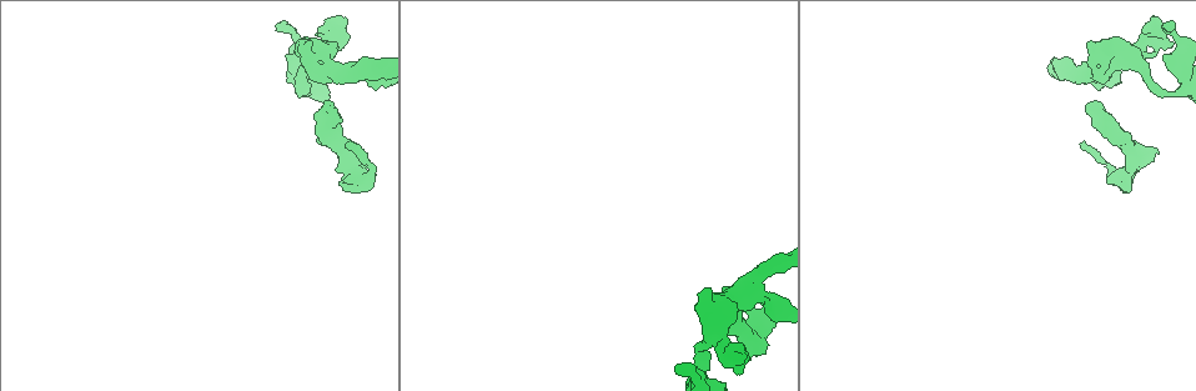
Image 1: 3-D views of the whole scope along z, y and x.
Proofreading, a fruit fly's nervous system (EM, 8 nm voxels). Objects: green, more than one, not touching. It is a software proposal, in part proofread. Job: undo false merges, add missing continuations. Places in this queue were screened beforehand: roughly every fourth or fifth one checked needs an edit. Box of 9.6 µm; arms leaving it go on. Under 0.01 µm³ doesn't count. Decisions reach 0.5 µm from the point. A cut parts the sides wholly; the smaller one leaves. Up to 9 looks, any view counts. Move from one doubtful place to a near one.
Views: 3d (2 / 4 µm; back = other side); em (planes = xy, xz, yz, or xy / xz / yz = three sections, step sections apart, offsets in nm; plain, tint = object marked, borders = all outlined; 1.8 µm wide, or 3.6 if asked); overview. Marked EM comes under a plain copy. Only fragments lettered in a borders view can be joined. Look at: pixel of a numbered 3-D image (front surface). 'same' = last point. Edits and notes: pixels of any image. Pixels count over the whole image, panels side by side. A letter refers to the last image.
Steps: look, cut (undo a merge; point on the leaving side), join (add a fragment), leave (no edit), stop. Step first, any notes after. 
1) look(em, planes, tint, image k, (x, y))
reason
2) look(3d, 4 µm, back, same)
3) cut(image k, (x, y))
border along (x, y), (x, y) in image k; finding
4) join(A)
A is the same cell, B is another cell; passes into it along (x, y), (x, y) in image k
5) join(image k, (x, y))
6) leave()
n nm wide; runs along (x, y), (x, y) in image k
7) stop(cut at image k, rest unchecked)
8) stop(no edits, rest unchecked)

look(em, 3.6 µm, planes, borders, image 1, (719, 314))
sudden change in width

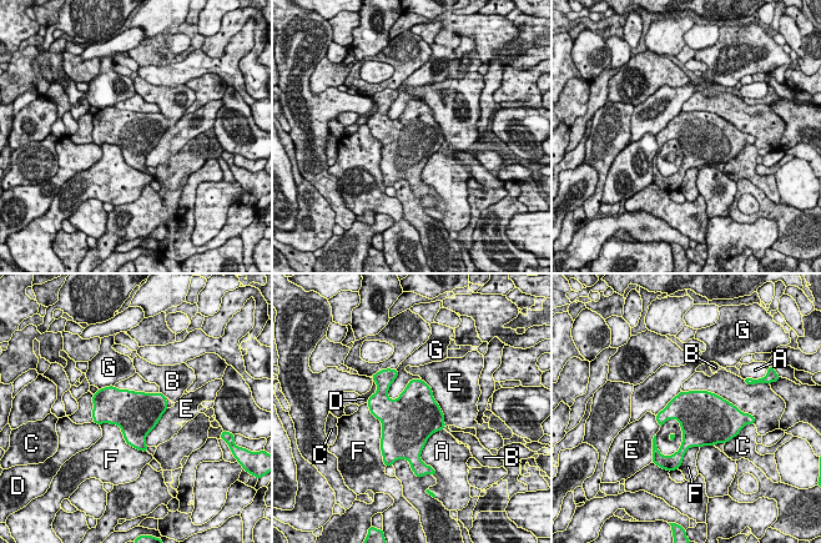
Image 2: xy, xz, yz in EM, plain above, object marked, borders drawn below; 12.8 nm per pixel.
leave()
A, B, C, D, E, F and G are other cells; border along (100, 423), (146, 452) in image 2; continuous, no second neuron

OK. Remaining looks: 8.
look(3d, 2 µm, image 1, (345, 146))
an open end

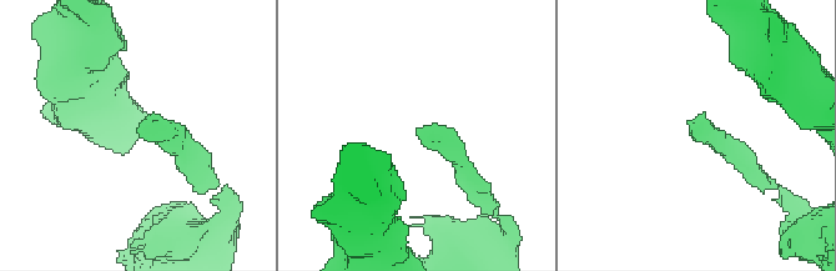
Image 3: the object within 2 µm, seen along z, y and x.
look(em, planes, tint, image 3, (692, 132))

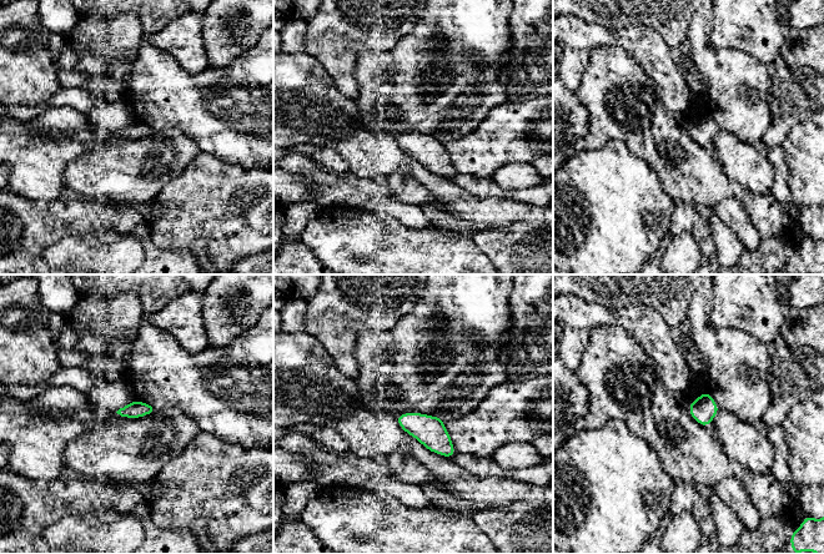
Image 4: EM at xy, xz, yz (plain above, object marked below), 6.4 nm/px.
look(em, planes, borders, same)
what lies round it

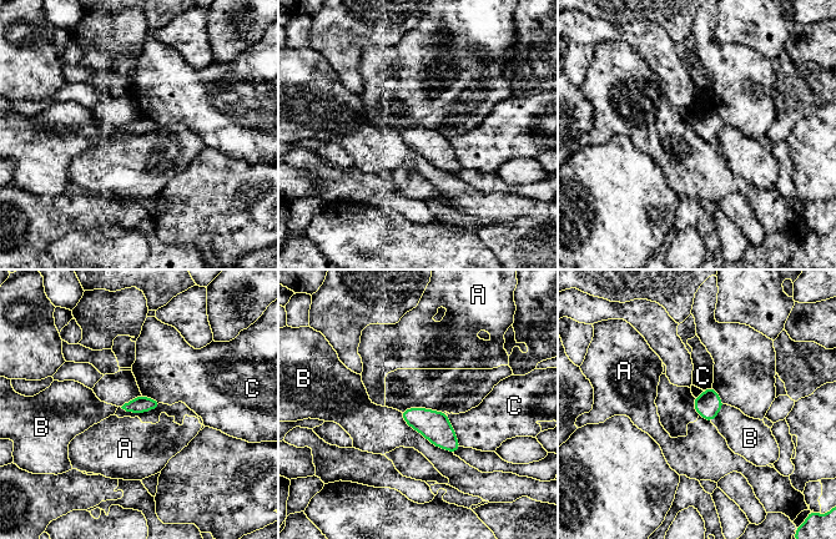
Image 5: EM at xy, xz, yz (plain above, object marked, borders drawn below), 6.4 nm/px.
leave()
110 nm wide; A, B and C are other cells; border along (699, 414), (710, 422) in image 5; no lettered fragment goes on from it

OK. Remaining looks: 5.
look(em, 3.6 µm, xz, step 4, tint, image 1, (1165, 27))
an open end

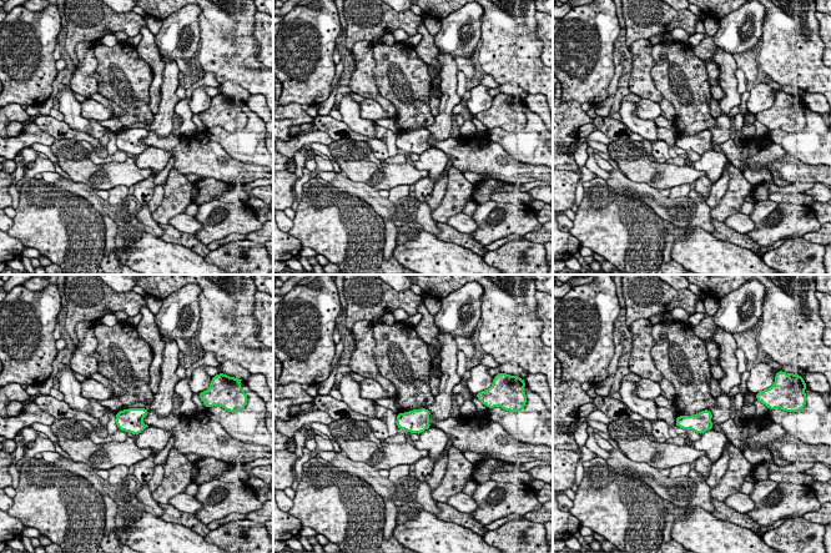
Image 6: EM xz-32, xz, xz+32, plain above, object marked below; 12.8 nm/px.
look(em, 3.6 µm, xy, step 4, borders, same)
another direction

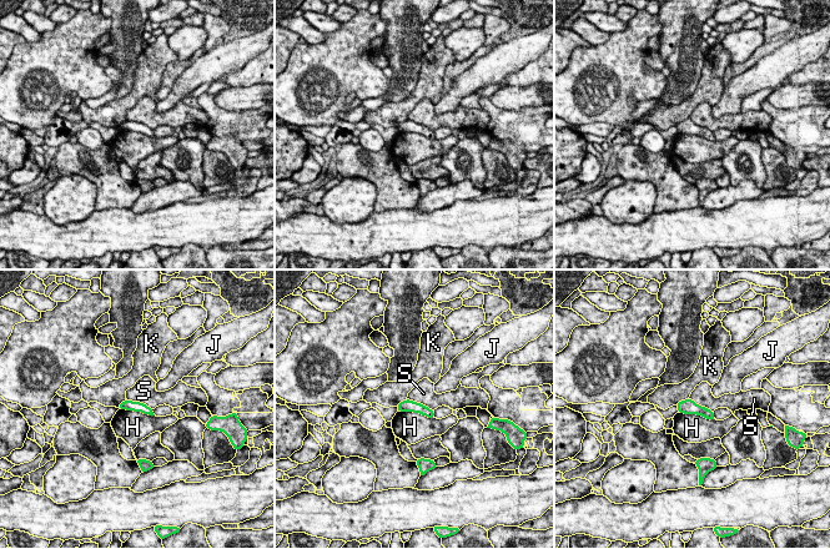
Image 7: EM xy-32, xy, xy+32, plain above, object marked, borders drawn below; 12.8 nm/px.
leave()
H, J, K and S are other cells; border along (678, 412), (714, 419) in image 7; none of them fits

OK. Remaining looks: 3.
look(em, xy, step 16, tint, image 1, (1156, 151))
thick end

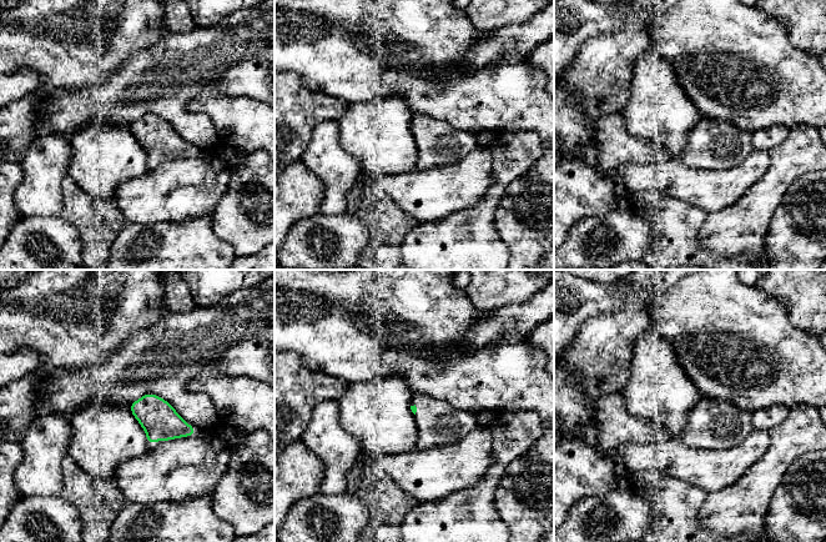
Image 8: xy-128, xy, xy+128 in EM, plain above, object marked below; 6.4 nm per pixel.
look(em, yz, step 16, borders, same)
cut it another way

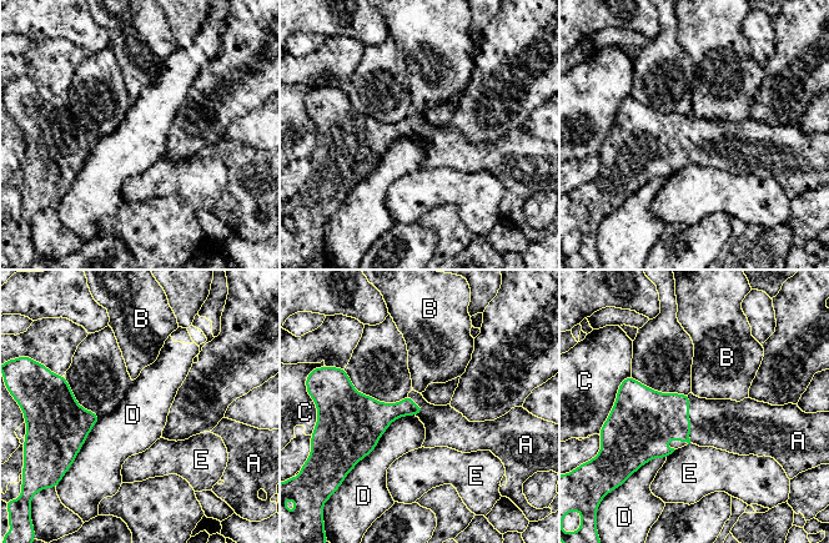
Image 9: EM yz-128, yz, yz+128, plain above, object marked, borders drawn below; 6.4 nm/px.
join(A)
D touches over 550 nm; A is the same cell, B, C, D and E are other cells; passes into it along (649, 415), (688, 418), (725, 425) in image 9; the neuron continues

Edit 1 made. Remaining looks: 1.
stop(join at image 9, rest unchecked)

